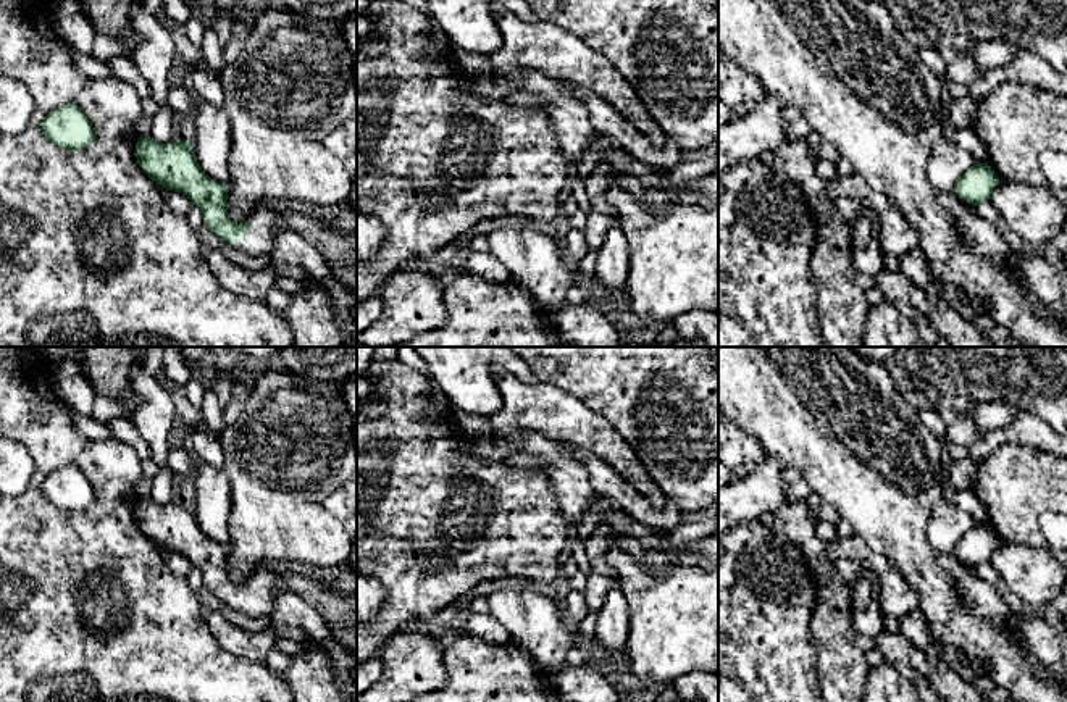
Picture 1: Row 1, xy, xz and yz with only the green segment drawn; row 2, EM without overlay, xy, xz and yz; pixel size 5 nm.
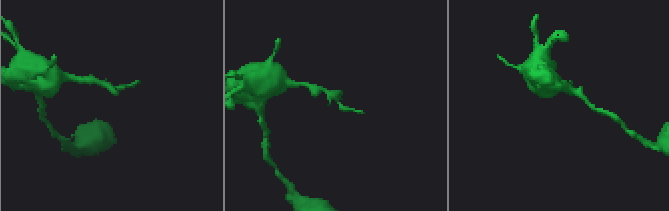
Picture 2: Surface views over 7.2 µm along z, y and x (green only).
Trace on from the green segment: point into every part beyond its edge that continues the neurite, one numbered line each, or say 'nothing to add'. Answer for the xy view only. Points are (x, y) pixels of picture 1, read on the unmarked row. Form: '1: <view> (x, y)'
1: xy (265, 584)

